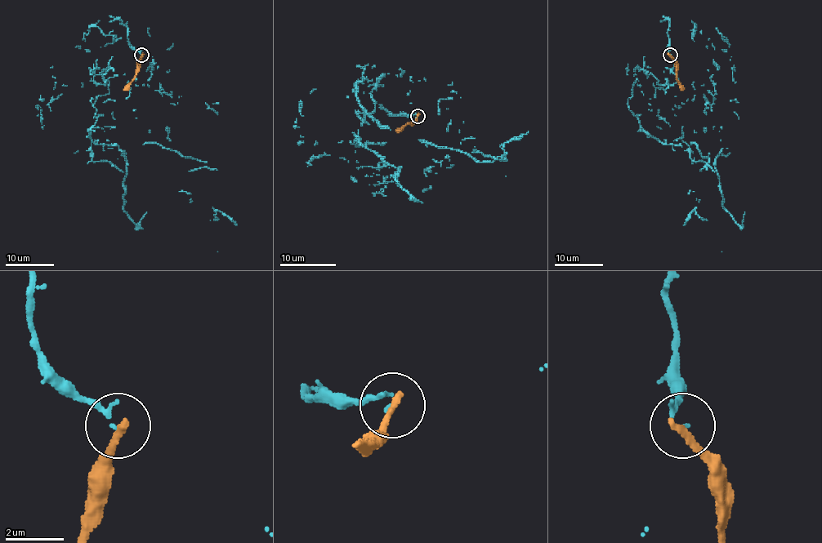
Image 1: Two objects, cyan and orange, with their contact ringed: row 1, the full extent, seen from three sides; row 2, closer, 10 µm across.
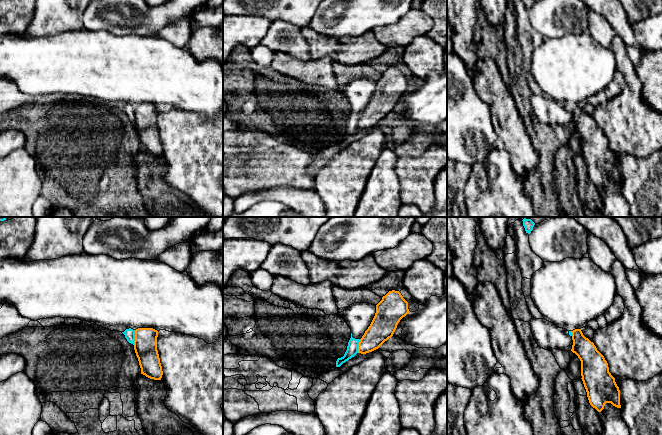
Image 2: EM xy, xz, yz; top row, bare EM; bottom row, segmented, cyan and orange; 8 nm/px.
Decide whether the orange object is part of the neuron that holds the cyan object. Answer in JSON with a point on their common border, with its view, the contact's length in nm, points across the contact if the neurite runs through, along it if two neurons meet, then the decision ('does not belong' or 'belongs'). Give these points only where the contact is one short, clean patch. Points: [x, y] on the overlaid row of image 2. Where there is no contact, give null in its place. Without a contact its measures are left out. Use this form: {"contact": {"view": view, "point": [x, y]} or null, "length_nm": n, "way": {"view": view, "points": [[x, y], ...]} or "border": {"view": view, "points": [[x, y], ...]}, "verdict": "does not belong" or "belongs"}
{"contact": {"view": "xy", "point": [134, 337]}, "length_nm": 120, "border": {"view": "xy", "points": [[135, 330], [133, 344]]}, "verdict": "does not belong"}

